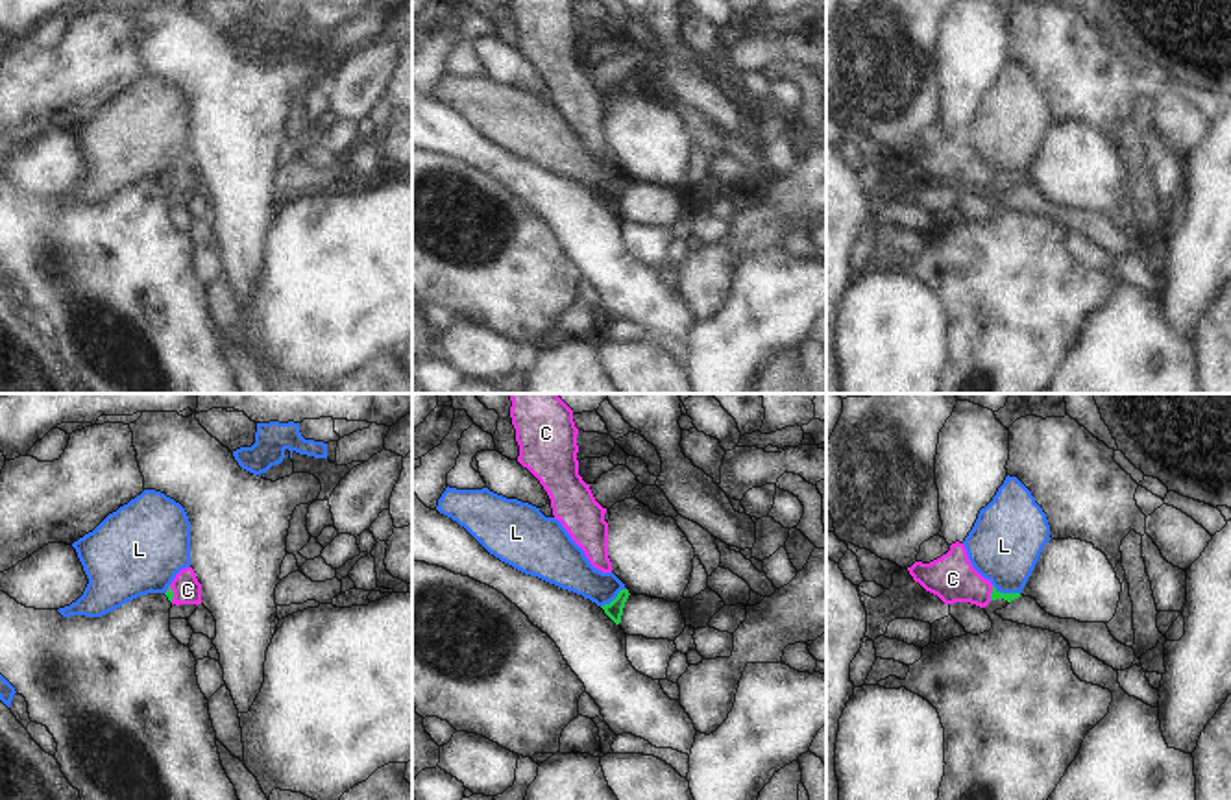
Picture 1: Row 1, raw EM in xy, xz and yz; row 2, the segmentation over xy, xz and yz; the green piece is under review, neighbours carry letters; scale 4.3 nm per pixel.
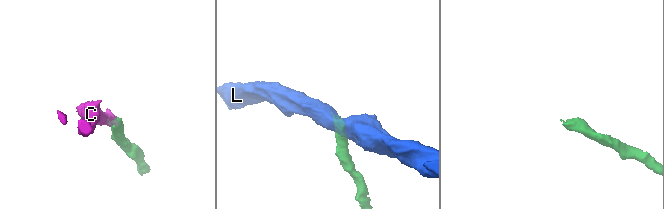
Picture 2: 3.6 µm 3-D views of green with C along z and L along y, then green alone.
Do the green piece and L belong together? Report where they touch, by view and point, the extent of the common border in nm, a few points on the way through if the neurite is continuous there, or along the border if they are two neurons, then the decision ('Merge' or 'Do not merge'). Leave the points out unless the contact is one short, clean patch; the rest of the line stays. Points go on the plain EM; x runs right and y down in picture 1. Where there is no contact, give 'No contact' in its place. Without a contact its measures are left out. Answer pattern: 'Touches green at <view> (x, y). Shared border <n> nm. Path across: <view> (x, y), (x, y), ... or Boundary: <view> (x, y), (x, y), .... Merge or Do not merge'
Touches green at yz (1006, 180). Shared border 130 nm. Boundary: yz (993, 170), (1000, 178), (1019, 180). Do not merge.

